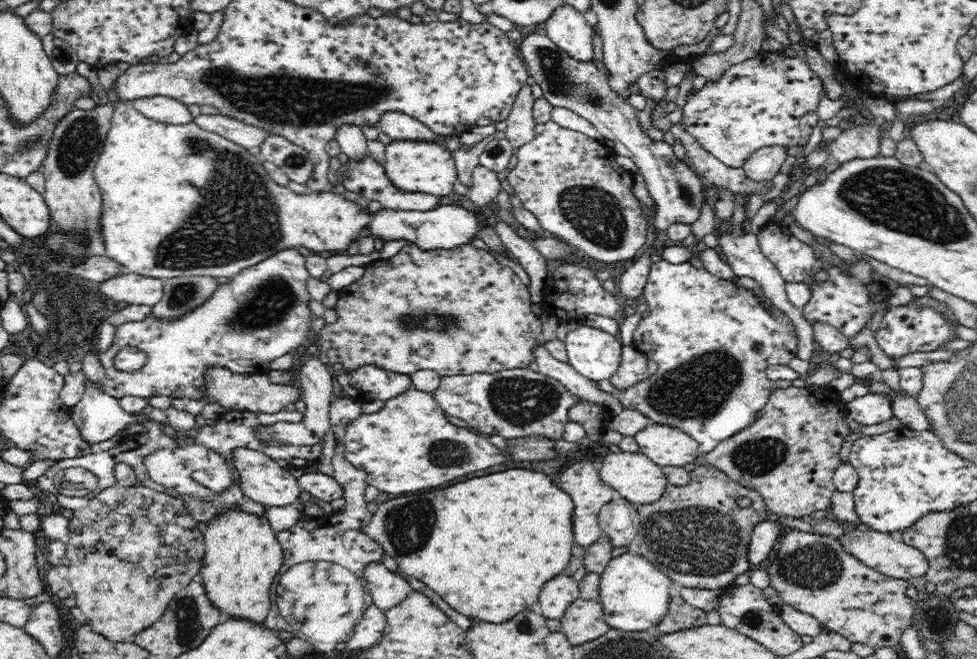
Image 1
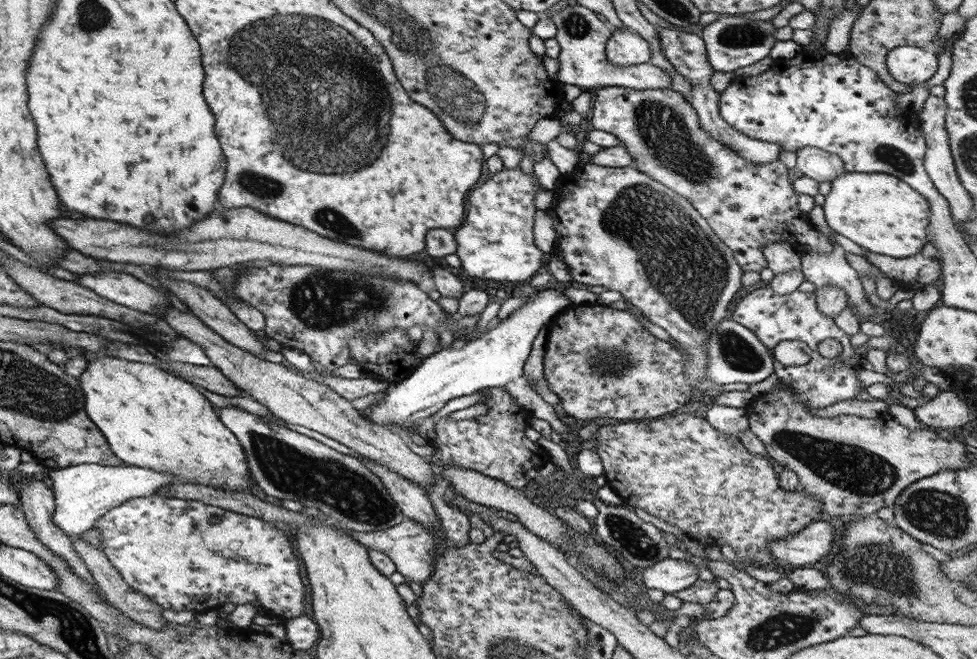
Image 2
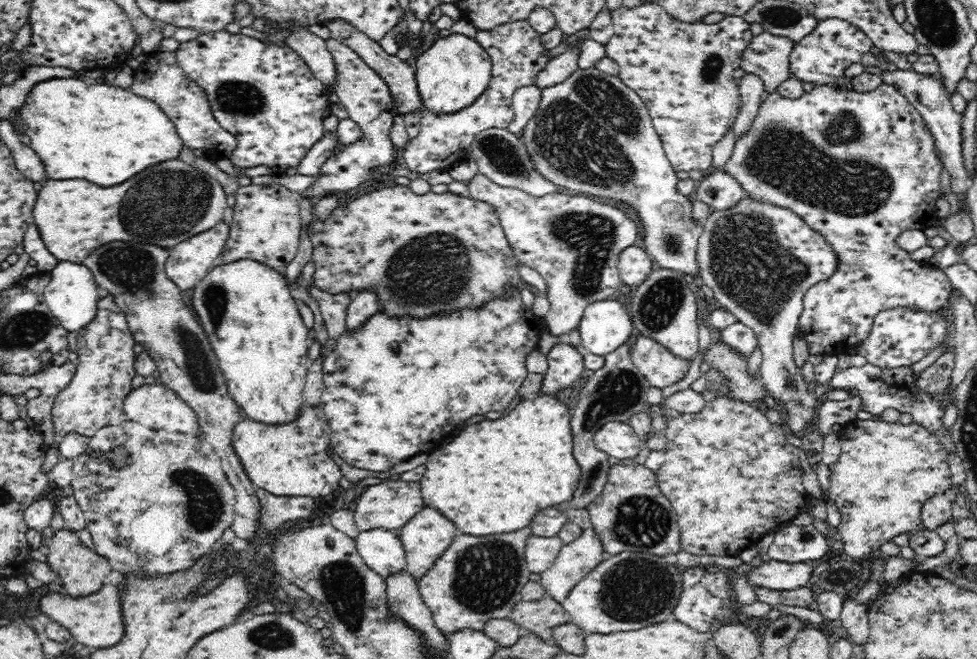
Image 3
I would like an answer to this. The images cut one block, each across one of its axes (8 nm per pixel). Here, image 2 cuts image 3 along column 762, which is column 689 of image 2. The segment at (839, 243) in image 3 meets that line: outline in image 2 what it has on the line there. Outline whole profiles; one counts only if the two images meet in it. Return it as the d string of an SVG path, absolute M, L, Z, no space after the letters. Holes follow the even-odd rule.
M599 87L589 111L591 126L612 134L620 140L620 146L632 158L634 168L655 182L663 184L675 194L685 198L706 220L712 233L732 252L733 260L742 272L761 272L768 264L762 246L771 242L786 242L796 250L831 252L834 247L829 240L809 222L807 213L798 207L797 195L787 179L786 166L776 158L765 164L753 164L740 157L728 146L721 144L699 128L699 120L689 101L671 89L636 90L622 87Z

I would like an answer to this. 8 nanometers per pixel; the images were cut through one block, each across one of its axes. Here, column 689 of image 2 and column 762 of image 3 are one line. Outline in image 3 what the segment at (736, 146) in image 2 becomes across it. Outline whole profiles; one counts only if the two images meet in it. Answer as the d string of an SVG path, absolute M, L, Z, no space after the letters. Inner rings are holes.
M763 32L756 35L742 52L740 68L762 80L764 99L778 93L790 79L789 59L794 48L791 40Z

